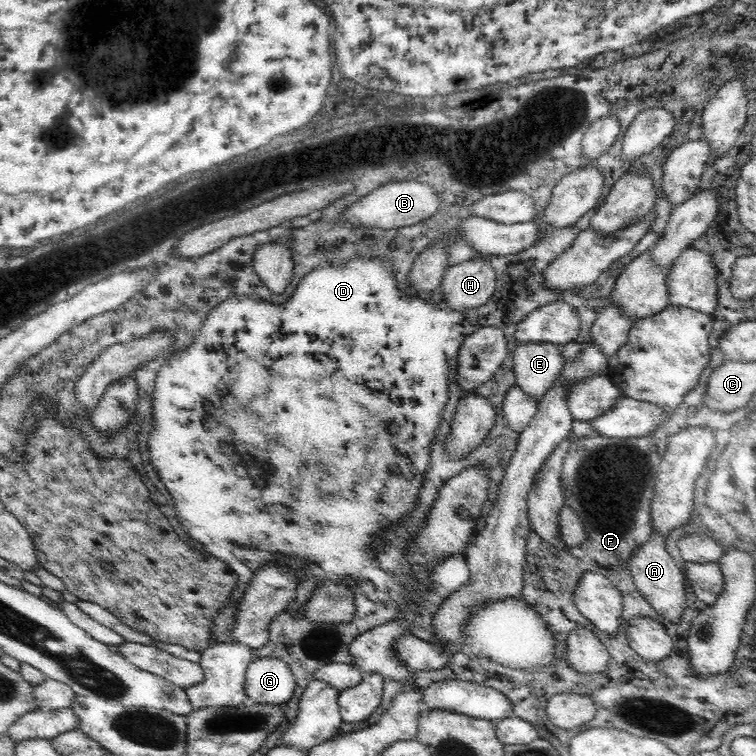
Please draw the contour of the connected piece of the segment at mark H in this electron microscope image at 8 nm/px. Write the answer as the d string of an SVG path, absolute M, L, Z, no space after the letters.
M484 259L464 261L446 268L439 292L458 313L486 304L494 292L494 269Z

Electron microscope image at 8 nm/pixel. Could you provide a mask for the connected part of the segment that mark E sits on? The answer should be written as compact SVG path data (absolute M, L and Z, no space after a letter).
M552 343L519 344L512 358L515 387L540 404L544 394L563 371L558 345Z

